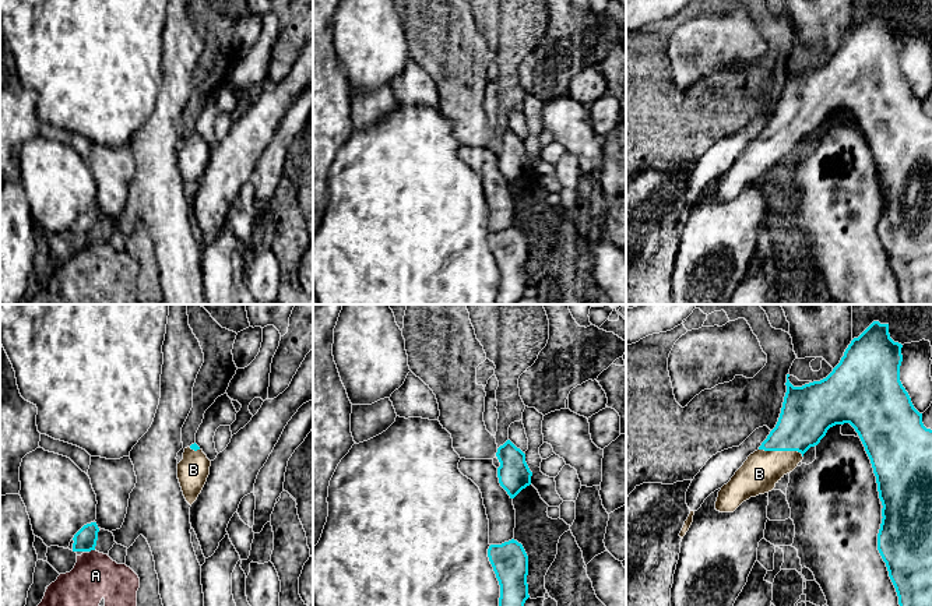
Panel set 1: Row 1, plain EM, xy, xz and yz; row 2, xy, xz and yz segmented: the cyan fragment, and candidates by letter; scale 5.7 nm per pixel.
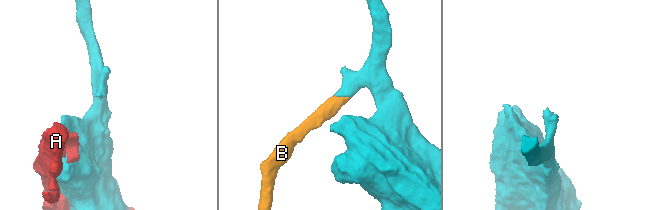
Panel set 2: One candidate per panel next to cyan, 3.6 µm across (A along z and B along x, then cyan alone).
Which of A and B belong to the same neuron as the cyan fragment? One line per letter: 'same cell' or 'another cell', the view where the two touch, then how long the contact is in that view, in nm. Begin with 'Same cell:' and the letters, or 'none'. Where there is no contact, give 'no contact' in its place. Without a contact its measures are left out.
Same cell: B
A: another cell; contact in xy; length 40 nm
B: same cell; contact in yz; length 260 nm

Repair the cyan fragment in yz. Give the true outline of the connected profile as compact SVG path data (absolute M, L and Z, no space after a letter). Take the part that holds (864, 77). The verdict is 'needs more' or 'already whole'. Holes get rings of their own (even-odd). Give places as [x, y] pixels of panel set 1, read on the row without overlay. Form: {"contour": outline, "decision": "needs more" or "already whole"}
{"contour": "M873 8L858 25L854 25L840 50L820 68L794 74L787 61L787 80L776 114L750 141L731 168L721 175L715 189L720 200L734 200L743 189L771 179L776 172L803 147L803 141L820 130L836 112L850 110L858 120L871 147L882 189L882 211L878 221L878 237L886 250L896 275L901 304L932 304L932 117L922 110L919 101L900 68L903 32L889 21L889 11Z", "decision": "needs more"}

